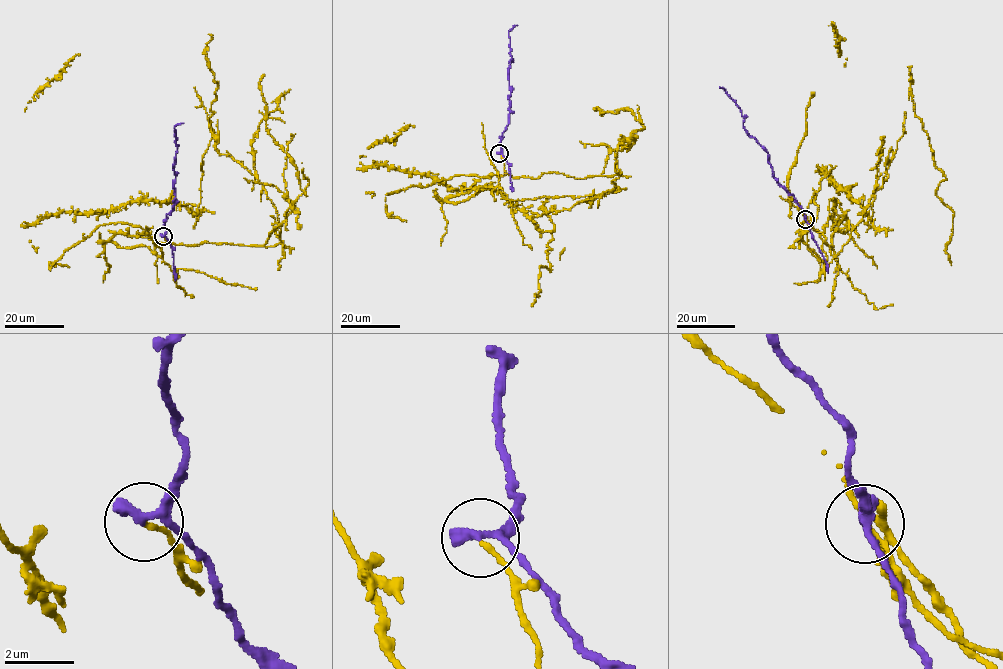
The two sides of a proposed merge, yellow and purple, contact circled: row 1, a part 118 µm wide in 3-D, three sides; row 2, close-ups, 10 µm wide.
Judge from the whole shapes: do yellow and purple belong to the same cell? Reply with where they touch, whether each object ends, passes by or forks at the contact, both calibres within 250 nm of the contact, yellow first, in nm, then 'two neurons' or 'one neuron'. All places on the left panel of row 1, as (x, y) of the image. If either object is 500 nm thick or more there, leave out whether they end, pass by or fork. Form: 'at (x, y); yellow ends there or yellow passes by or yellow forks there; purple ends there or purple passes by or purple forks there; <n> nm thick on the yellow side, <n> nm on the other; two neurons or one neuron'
at (163, 236); yellow ends there; purple passes by; 130 nm thick on the yellow side, 280 nm on the other; two neurons

